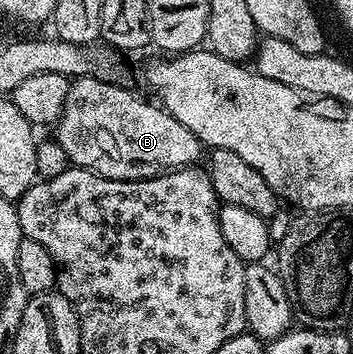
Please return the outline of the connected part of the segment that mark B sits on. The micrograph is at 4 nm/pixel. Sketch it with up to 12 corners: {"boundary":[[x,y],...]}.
{"boundary":[[93,75],[53,127],[71,165],[151,179],[204,144],[158,102]]}

